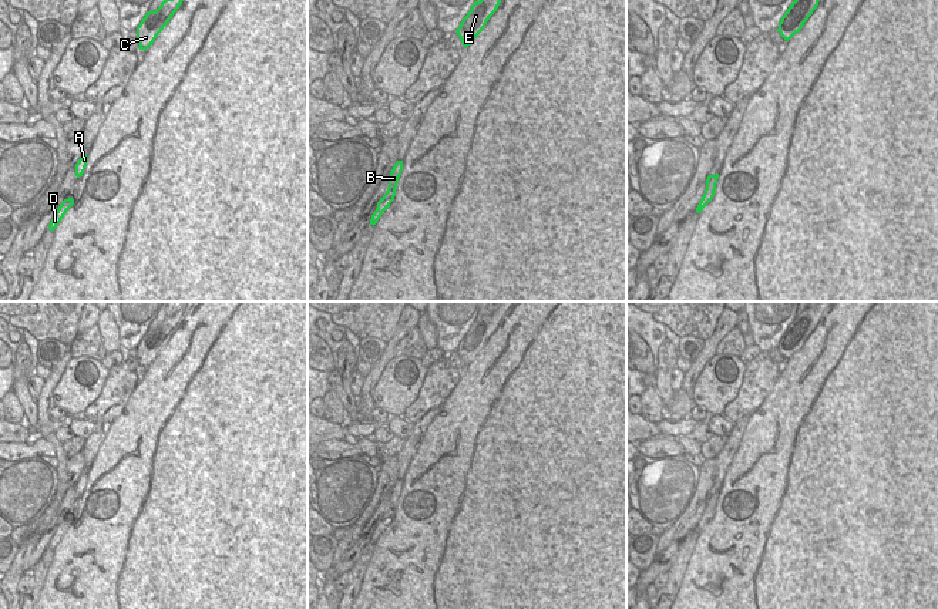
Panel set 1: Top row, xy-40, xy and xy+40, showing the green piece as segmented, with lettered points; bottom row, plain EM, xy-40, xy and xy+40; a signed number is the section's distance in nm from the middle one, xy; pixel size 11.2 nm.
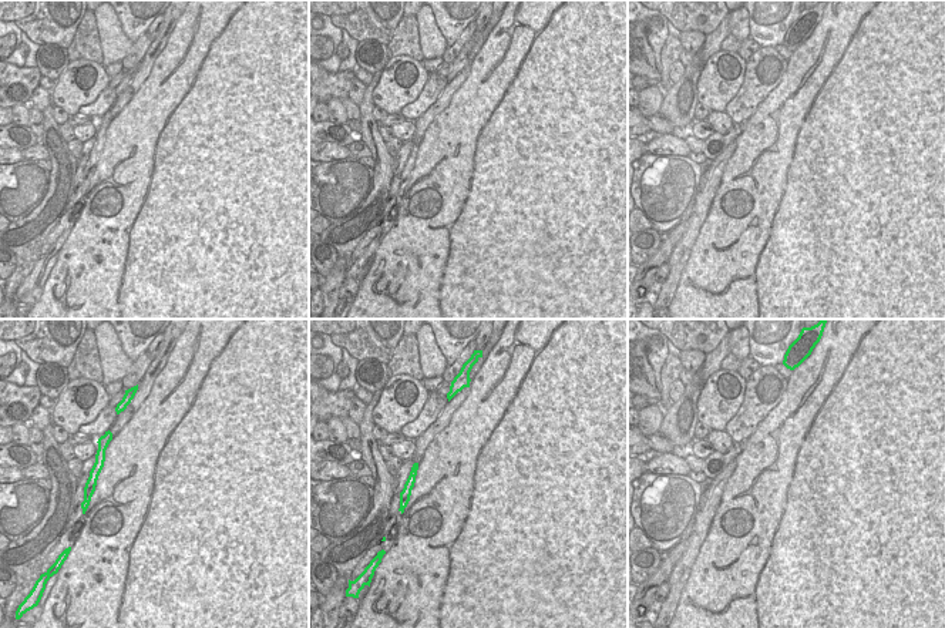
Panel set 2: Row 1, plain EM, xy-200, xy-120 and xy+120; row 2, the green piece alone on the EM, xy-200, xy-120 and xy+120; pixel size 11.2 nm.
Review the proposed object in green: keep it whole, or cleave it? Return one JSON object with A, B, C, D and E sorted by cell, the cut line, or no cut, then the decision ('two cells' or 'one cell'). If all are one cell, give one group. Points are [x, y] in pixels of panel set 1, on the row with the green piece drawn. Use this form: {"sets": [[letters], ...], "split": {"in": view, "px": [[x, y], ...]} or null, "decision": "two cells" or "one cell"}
{"sets": [["A", "B", "C", "D", "E"]], "split": null, "decision": "one cell"}

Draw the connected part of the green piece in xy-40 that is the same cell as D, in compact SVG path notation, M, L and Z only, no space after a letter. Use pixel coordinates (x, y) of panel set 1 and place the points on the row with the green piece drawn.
M68 198L68 199L64 199L61 202L61 205L58 206L56 215L53 216L50 225L48 225L48 229L50 231L54 231L57 228L57 225L61 222L61 219L64 218L64 215L67 213L67 211L74 205L74 199L73 198Z

